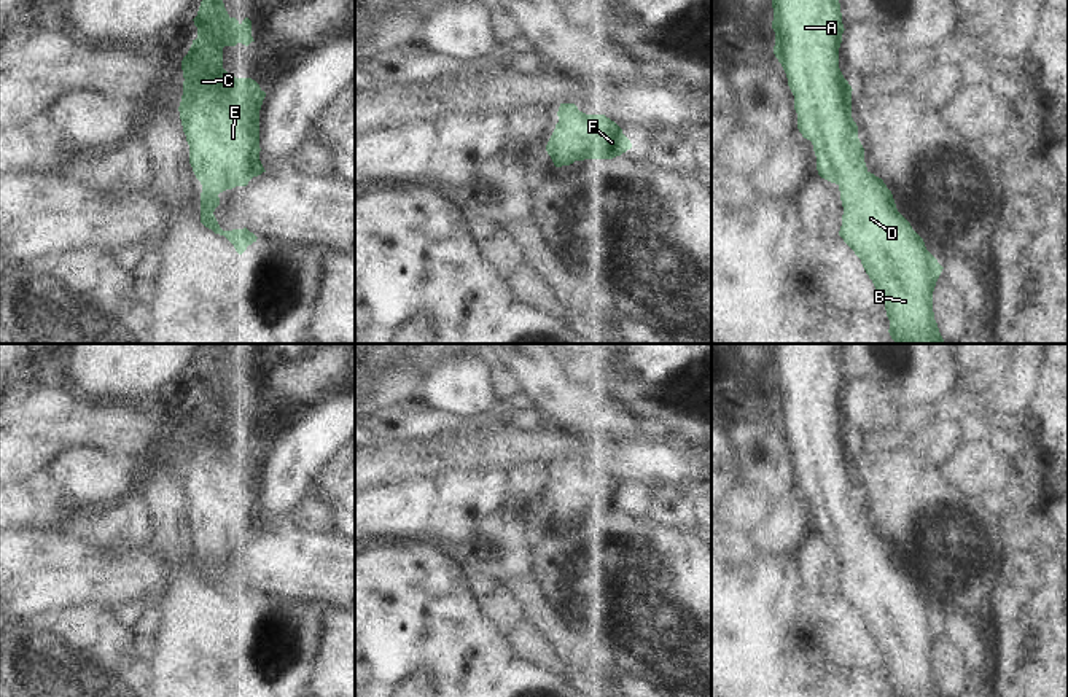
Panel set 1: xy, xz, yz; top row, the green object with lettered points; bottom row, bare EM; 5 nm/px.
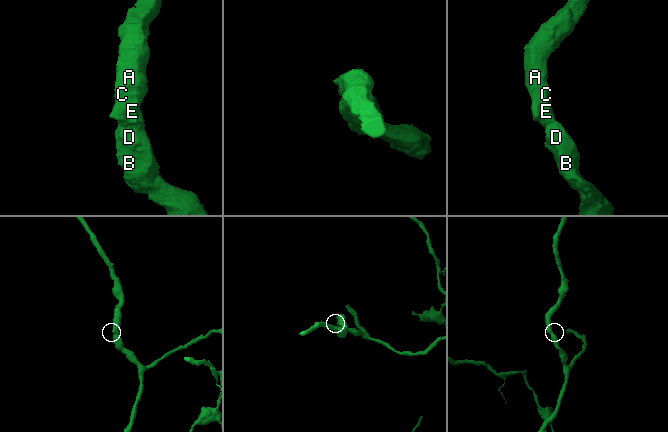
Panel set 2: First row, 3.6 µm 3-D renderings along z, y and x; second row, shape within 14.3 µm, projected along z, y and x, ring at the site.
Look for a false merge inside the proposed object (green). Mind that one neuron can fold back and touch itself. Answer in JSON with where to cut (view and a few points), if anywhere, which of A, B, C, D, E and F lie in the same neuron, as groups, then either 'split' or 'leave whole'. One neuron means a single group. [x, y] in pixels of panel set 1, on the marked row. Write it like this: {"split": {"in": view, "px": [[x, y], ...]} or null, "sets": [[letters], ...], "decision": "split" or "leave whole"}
{"split": null, "sets": [["A", "B", "C", "D", "E", "F"]], "decision": "leave whole"}

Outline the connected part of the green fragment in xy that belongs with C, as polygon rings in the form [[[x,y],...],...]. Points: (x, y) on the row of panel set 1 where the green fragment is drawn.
[[[202,0],[197,16],[193,19],[197,27],[197,38],[181,60],[183,95],[178,107],[183,132],[189,145],[189,164],[202,185],[201,223],[215,234],[224,236],[242,255],[256,236],[247,228],[223,231],[213,215],[220,205],[218,194],[236,186],[247,186],[253,177],[264,170],[259,161],[259,110],[266,92],[251,78],[236,78],[223,68],[223,48],[242,43],[248,46],[251,21],[239,22],[231,18],[223,0]]]

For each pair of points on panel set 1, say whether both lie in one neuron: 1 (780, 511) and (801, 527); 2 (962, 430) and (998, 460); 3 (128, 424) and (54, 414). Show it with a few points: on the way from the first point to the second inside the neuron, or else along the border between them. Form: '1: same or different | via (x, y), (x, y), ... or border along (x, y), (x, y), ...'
1: same | via (785, 513), (798, 522)
2: different | border along (976, 430), (946, 463)
3: same | via (110, 424), (72, 420)

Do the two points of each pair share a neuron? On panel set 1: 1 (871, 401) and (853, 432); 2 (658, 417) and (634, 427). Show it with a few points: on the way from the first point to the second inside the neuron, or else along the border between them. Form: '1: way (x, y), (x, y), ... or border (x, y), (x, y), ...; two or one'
1: way (863, 409), (855, 424); one
2: border (626, 409), (654, 430); two

